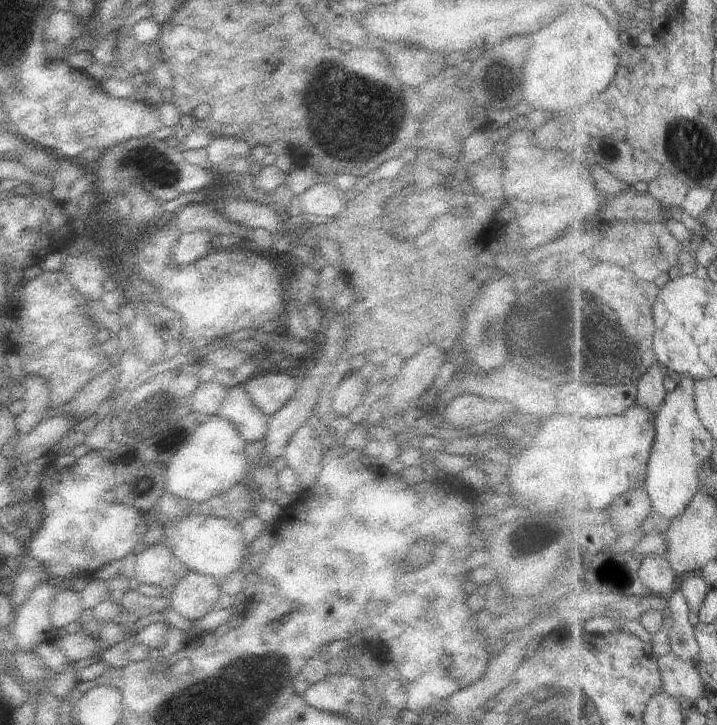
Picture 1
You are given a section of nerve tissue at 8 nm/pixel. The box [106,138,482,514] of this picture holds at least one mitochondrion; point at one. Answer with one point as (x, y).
(146, 169)

